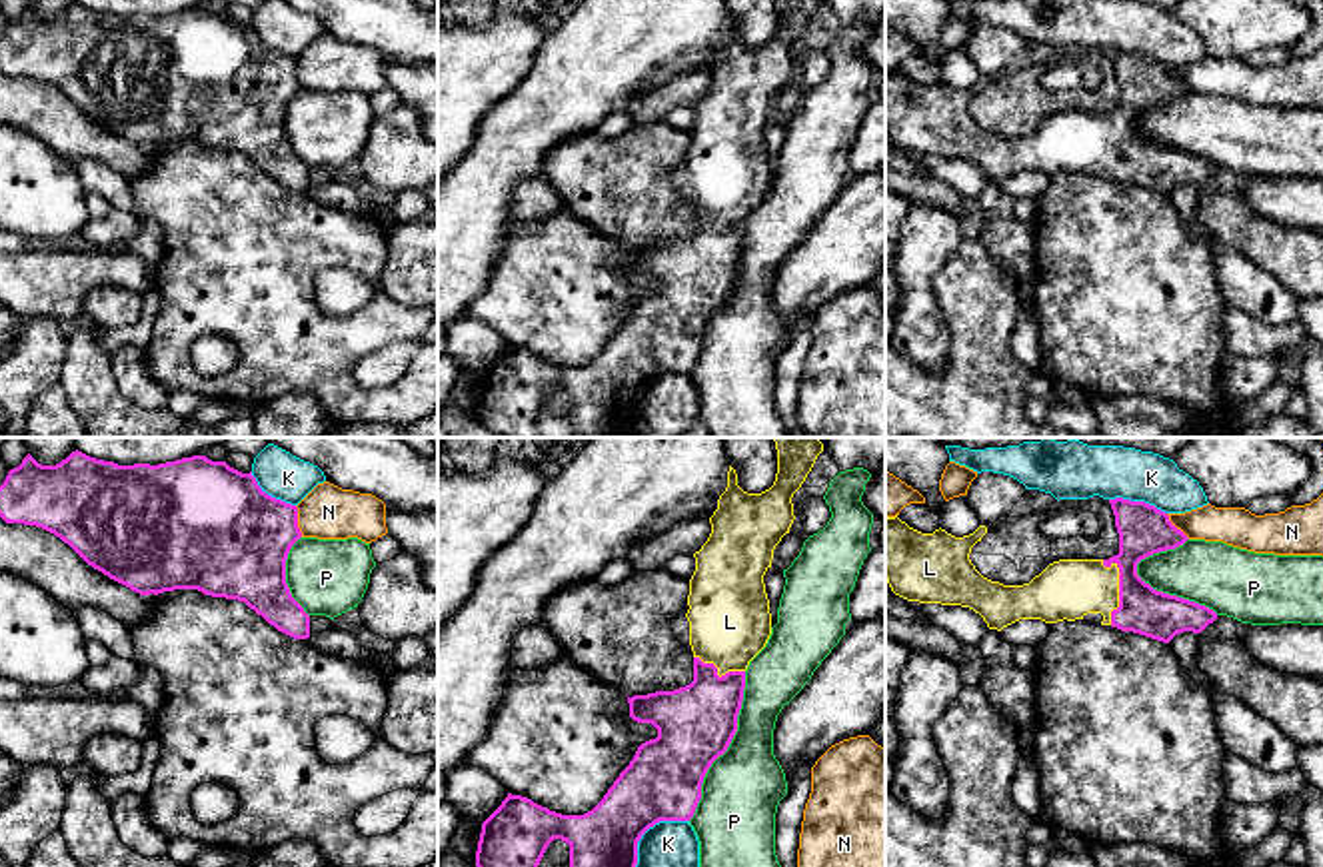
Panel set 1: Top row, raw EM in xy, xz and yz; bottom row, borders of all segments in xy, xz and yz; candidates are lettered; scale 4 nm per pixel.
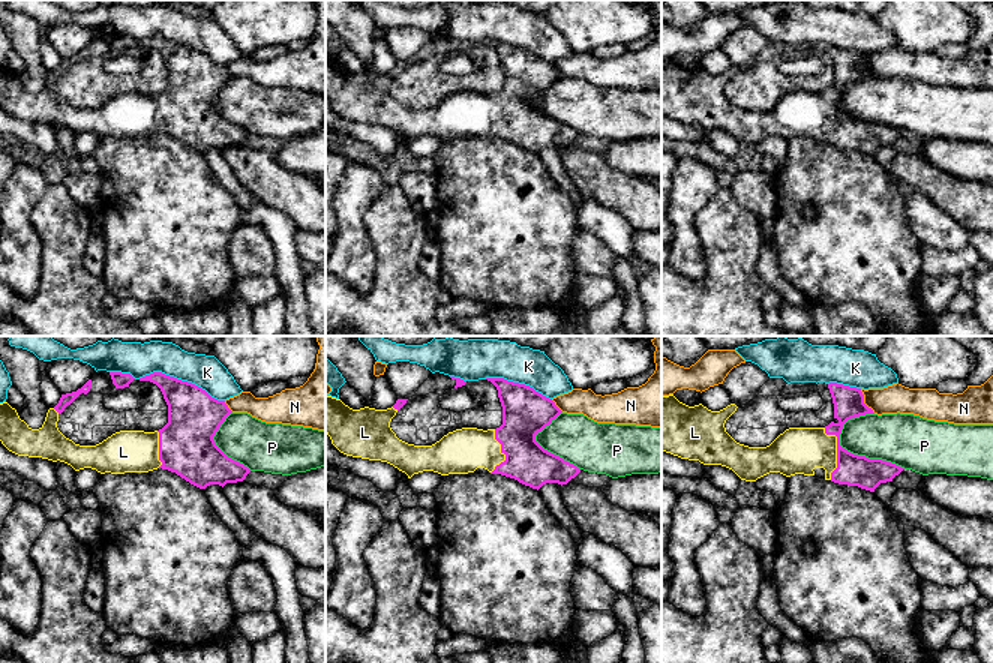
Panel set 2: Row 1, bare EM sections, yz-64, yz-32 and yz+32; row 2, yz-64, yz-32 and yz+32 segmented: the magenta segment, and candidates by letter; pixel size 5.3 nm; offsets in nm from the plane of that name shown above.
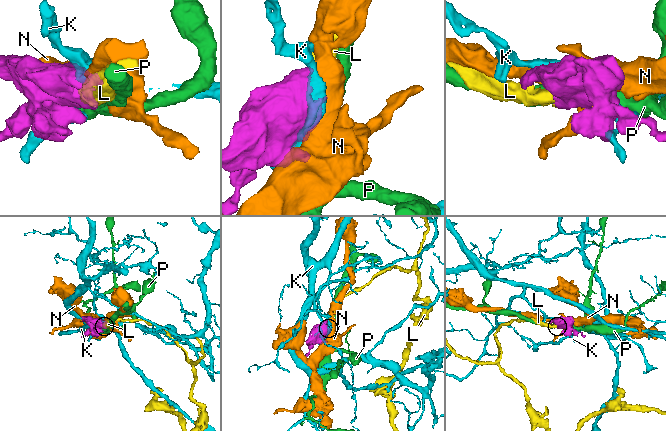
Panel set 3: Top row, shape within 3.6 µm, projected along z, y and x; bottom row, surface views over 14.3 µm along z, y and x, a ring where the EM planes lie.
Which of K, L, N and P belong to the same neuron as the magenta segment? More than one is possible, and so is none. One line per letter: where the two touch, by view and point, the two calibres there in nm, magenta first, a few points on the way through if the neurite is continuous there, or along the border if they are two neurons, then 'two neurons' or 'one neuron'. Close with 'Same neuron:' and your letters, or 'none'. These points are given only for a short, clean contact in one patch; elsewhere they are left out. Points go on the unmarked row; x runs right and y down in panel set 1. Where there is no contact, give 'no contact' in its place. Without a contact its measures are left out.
K: contact xz (644, 384); calibres 300 and 240 nm; two neurons
L: contact yz (1120, 140); calibres 190 and 240 nm; one neuron
N: contact xy (296, 74); calibres 440 and 220 nm; two neurons
P: contact xz (728, 298); calibres 320 and 320 nm; two neurons
Same neuron: L

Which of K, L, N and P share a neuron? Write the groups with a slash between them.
K / L / N / P

